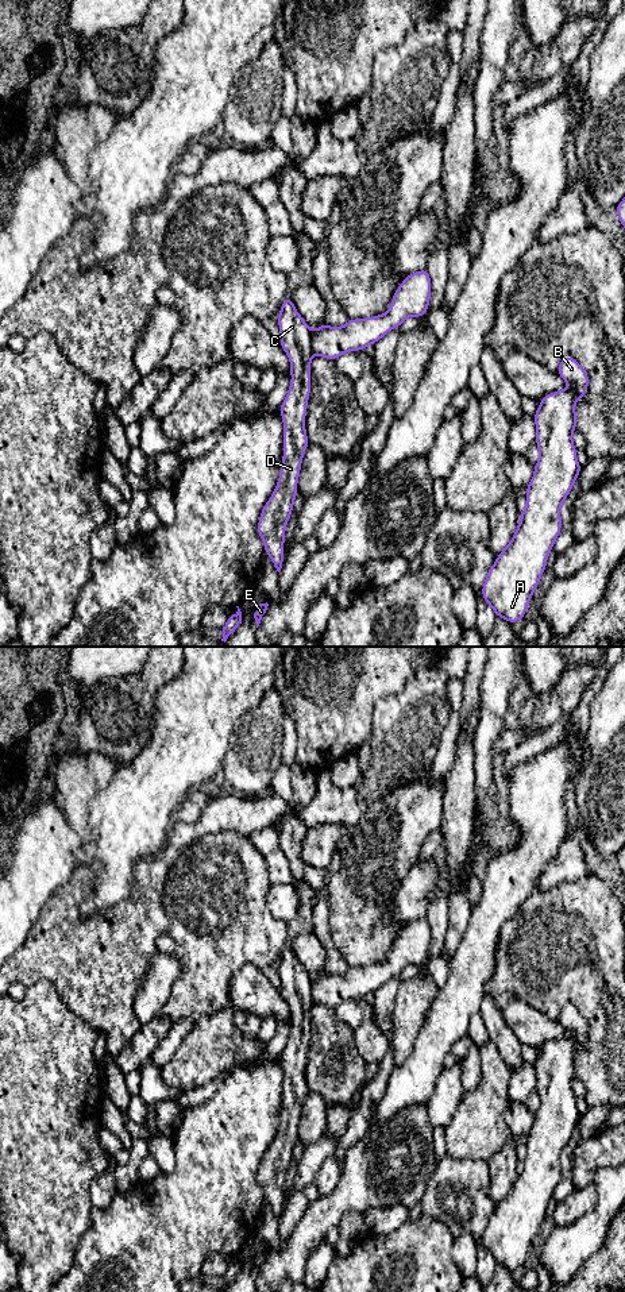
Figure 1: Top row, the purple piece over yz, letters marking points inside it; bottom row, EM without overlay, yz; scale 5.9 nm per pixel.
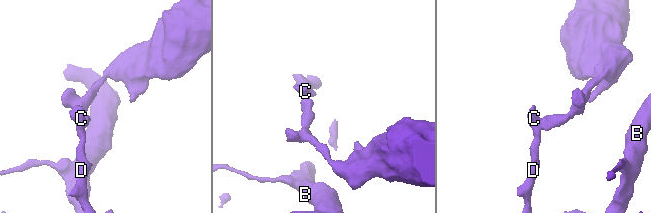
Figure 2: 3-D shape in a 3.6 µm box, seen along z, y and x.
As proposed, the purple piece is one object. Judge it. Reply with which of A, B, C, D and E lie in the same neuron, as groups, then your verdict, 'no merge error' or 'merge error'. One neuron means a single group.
A B / C D E | merge error

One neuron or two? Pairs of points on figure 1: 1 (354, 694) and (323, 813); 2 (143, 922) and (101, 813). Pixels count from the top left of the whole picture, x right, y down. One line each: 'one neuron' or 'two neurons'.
1: two neurons
2: two neurons

